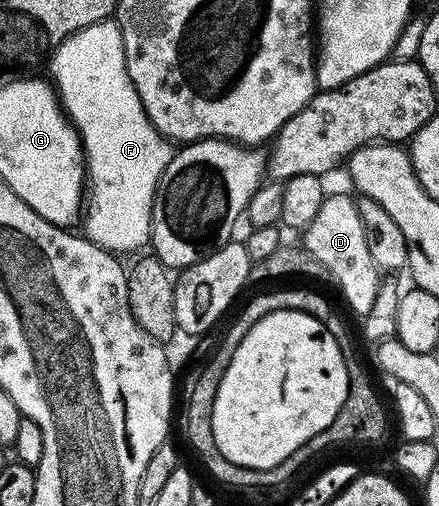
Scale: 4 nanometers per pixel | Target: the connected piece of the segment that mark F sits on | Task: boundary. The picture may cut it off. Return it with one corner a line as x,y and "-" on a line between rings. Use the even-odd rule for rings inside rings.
112,18
91,25
63,41
51,56
51,67
52,63
51,79
55,84
57,98
61,100
69,122
81,136
81,144
85,146
87,202
83,207
83,234
104,251
140,252
140,247
150,242
153,233
153,198
163,177
163,169
167,169
174,157
174,144
164,139
155,125
151,125
143,109
143,101
139,101
139,93
135,93
135,85
131,85
131,77
127,77
123,37

